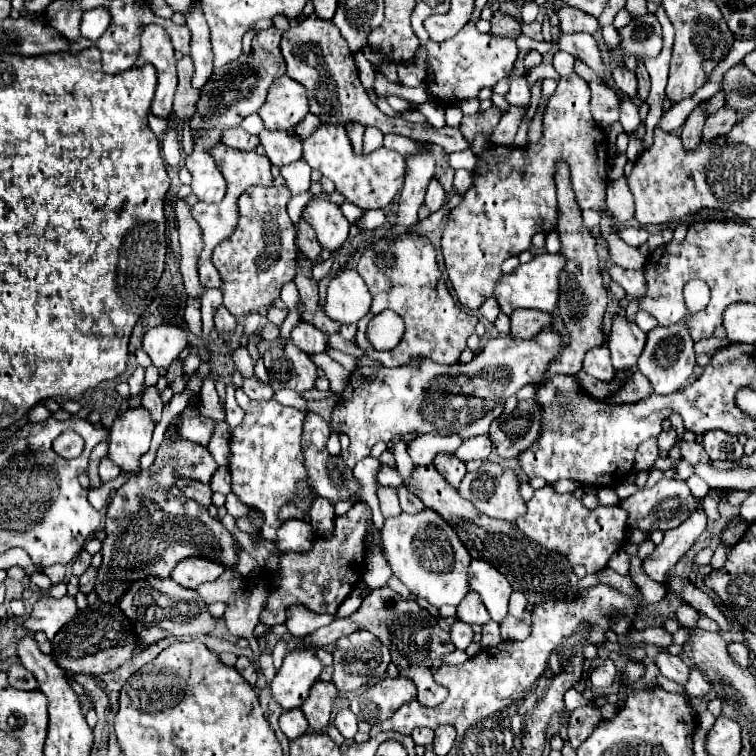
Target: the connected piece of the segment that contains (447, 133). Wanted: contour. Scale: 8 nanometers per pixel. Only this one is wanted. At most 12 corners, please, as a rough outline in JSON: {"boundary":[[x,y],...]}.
{"boundary":[[308,15],[282,33],[286,75],[322,123],[374,125],[442,145],[470,143],[384,115],[366,95],[332,21]]}

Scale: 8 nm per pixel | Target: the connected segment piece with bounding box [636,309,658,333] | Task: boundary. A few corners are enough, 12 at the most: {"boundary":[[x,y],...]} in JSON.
{"boundary":[[640,309],[636,313],[636,325],[648,333],[658,325],[654,317]]}

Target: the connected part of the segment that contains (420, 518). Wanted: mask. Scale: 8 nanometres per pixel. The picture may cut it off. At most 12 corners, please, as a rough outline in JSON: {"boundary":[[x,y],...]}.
{"boundary":[[432,509],[384,527],[392,573],[434,607],[466,597],[470,553]]}

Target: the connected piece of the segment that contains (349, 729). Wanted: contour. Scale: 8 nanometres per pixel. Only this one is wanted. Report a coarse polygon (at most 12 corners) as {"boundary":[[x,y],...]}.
{"boundary":[[350,709],[338,711],[334,725],[352,739],[358,733],[356,717]]}

